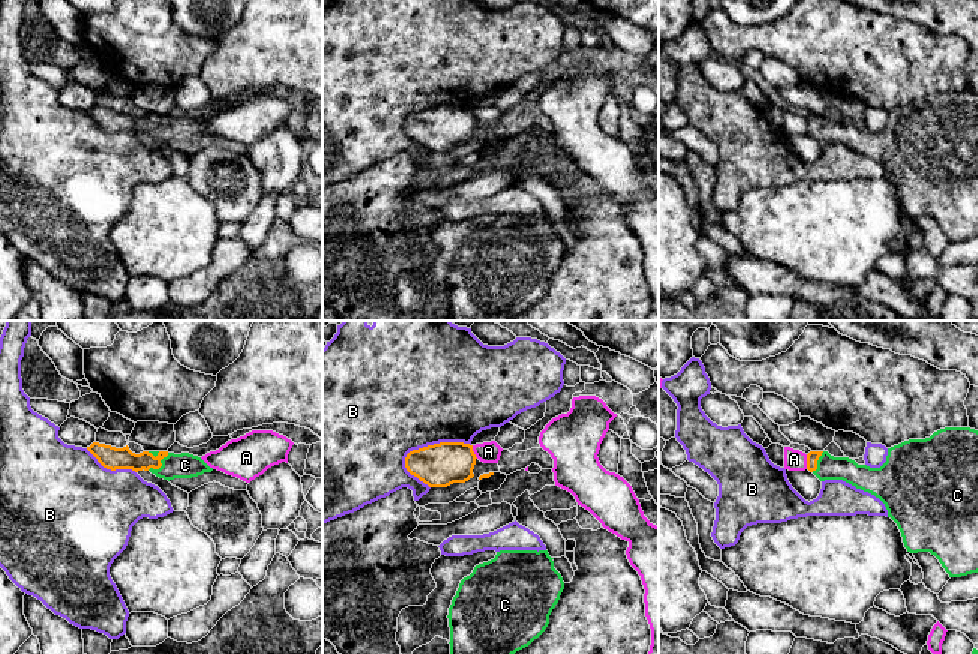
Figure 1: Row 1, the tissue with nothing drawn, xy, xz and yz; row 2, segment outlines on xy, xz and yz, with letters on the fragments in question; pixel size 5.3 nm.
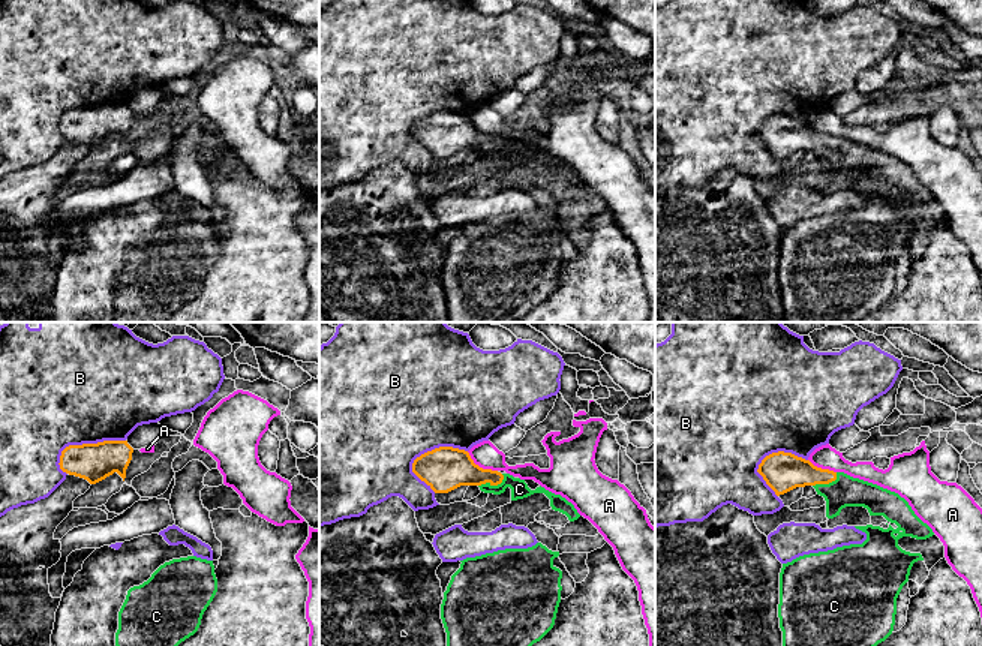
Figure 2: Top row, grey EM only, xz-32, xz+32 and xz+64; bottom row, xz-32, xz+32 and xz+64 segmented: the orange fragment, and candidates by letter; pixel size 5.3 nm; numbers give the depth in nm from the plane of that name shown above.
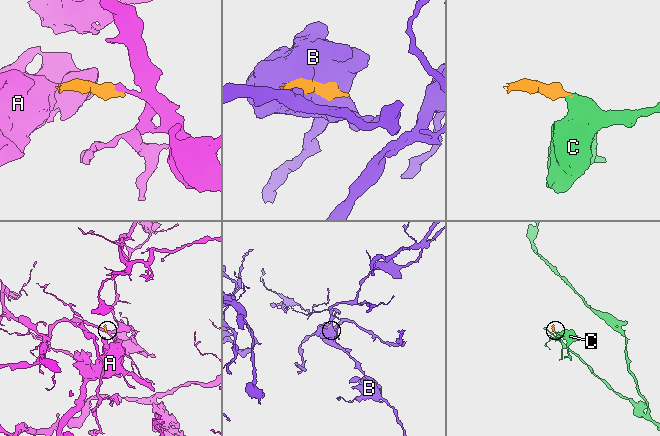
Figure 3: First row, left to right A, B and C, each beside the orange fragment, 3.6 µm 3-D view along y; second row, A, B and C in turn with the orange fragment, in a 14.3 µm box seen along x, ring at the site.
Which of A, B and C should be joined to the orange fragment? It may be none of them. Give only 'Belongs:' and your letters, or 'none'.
Belongs: C

